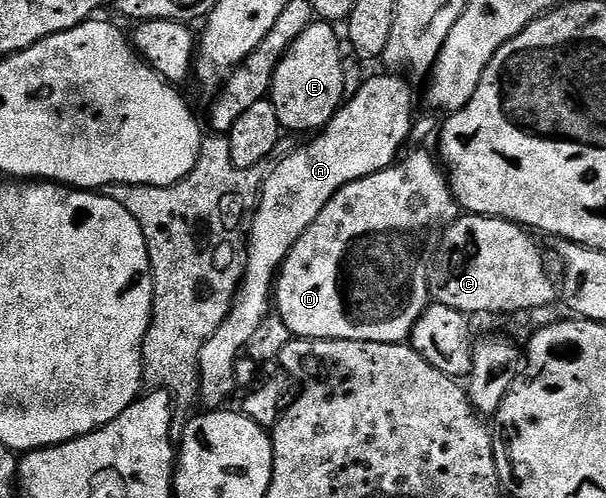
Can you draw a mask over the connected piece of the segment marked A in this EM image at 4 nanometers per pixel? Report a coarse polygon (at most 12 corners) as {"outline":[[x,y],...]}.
{"outline":[[383,72],[270,167],[235,305],[201,348],[208,411],[273,310],[283,261],[341,188],[395,165],[411,86]]}

